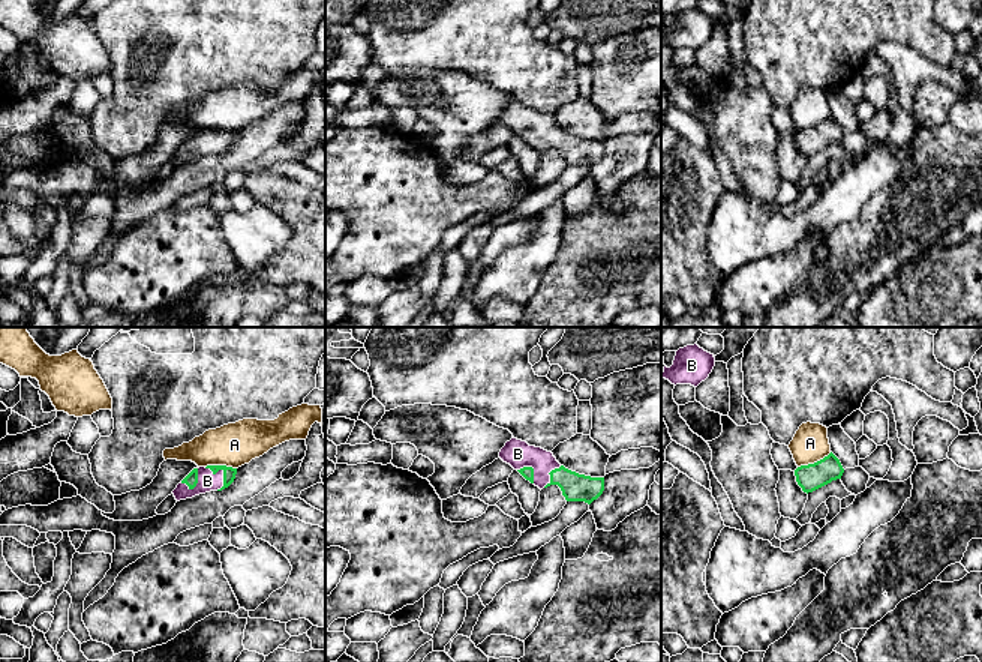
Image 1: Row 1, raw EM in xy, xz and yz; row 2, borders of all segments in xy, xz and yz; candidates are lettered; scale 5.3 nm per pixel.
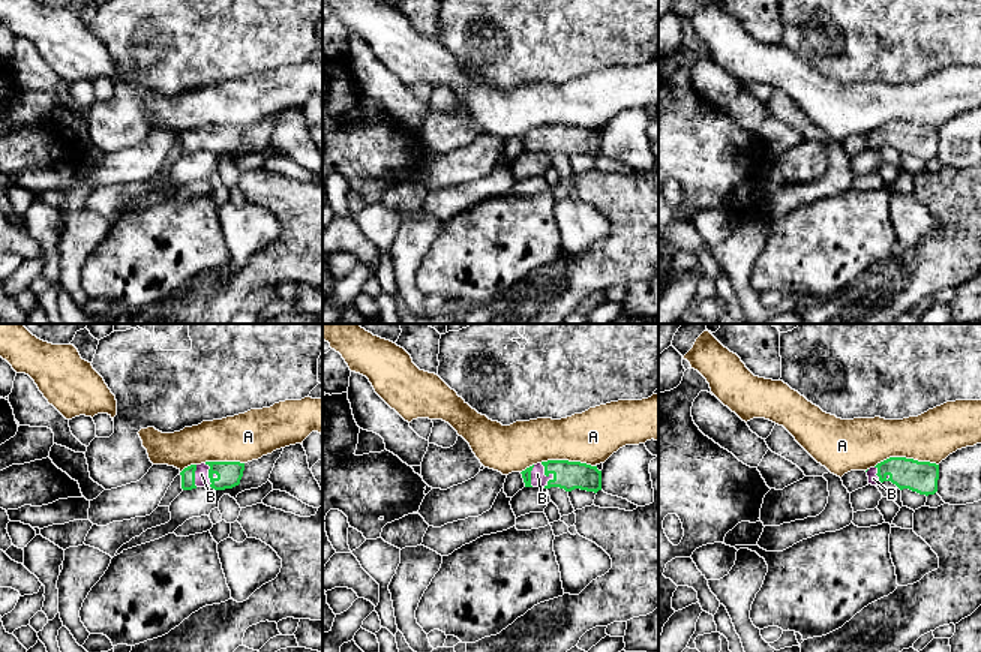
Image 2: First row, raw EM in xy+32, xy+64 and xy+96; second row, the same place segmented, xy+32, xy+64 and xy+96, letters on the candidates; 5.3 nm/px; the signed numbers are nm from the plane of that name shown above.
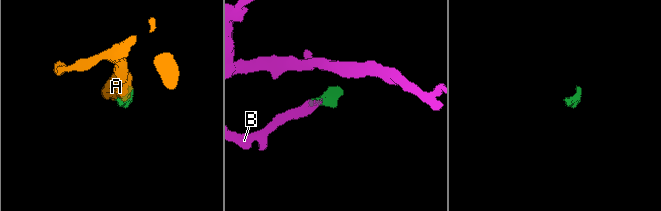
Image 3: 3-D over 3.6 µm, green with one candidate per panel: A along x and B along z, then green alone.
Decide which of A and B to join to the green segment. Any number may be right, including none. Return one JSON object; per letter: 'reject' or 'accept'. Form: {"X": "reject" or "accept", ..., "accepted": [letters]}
{"A": "reject", "B": "accept", "accepted": ["B"]}

